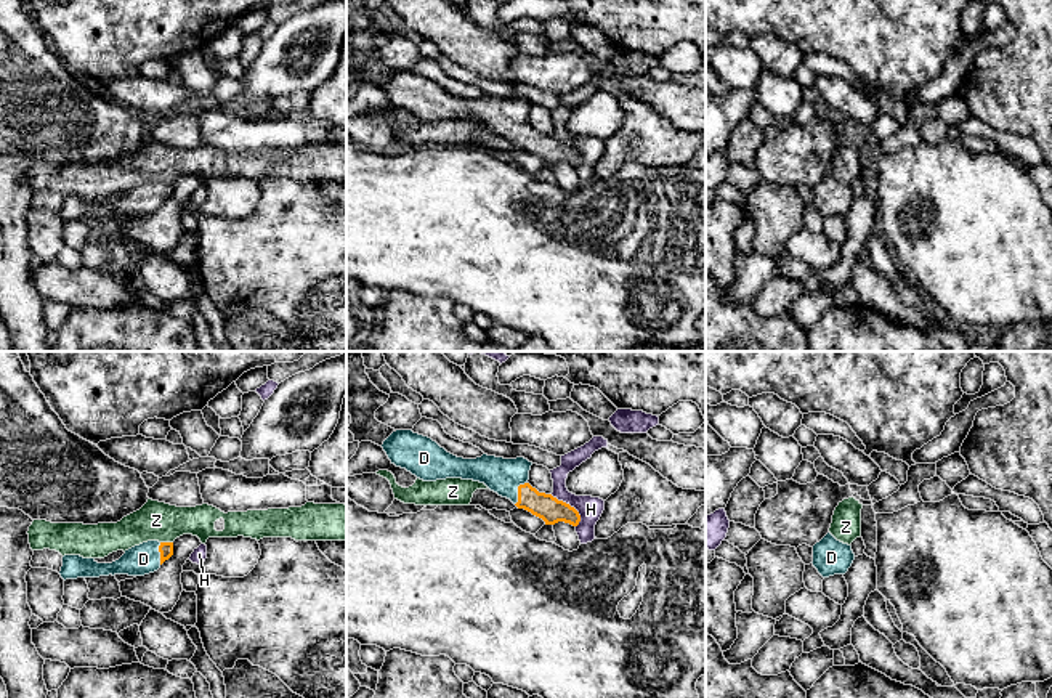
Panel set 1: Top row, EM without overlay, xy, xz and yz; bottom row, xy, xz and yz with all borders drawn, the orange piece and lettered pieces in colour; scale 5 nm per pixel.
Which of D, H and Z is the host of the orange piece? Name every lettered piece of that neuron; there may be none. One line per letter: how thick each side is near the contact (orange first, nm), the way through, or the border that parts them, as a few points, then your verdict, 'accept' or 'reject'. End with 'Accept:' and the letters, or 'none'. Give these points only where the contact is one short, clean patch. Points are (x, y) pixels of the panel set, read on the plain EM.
D: 130/180 nm | across xz (544, 146), (518, 132), (501, 116) | accept
H: 130/120 nm | reject
Z: 70/190 nm | along xy (161, 182), (172, 183) | reject
Accept: D

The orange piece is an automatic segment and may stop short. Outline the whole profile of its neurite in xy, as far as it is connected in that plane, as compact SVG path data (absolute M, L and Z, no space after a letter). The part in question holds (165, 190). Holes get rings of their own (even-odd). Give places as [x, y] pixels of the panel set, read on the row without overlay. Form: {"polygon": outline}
{"polygon": "M148 181L135 186L112 204L98 204L95 199L64 196L61 218L99 218L109 215L144 217L154 213L173 196L173 183Z"}

